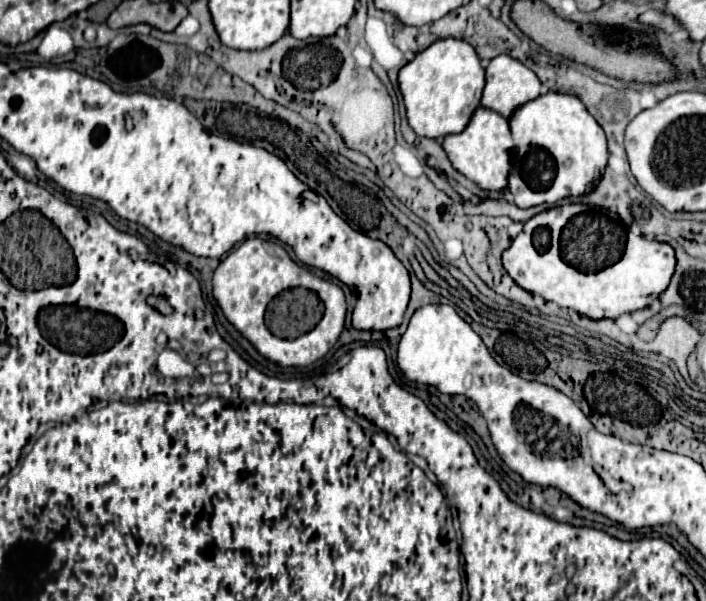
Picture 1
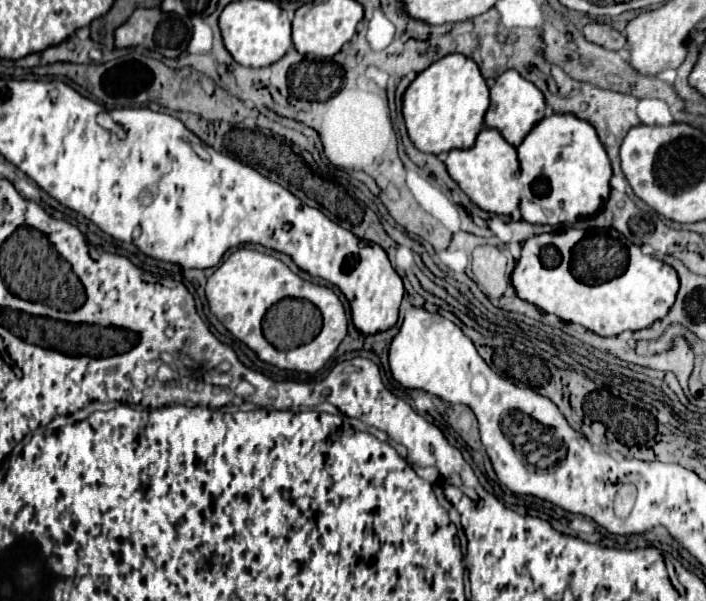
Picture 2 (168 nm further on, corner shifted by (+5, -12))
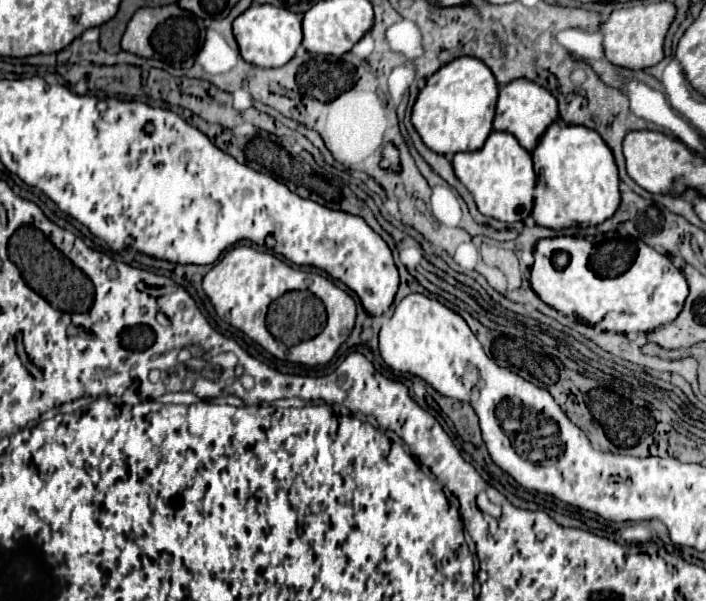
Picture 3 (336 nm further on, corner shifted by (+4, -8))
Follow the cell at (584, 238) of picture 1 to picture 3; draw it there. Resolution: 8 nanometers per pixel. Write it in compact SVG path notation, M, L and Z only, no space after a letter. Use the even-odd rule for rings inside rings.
M616 232L598 236L558 236L540 240L534 252L534 266L530 270L532 290L554 310L574 316L586 326L598 326L606 332L648 332L662 324L676 320L688 296L688 282L684 274L660 252L642 240L620 236Z

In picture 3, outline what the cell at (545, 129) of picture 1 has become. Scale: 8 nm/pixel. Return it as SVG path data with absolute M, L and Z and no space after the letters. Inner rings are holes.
M554 122L532 152L538 176L532 218L552 230L570 226L596 226L612 218L620 206L620 178L610 148L598 132L584 126L560 126Z

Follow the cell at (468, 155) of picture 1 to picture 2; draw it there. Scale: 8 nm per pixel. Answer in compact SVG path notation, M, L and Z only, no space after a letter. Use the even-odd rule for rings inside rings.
M483 128L471 148L451 150L445 160L449 176L479 208L493 214L511 214L519 206L519 162L515 146L503 140L495 128Z

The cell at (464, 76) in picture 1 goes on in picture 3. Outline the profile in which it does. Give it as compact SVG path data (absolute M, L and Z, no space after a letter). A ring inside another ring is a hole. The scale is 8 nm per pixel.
M462 56L448 62L426 80L414 108L412 124L424 144L436 154L456 154L480 150L492 132L492 120L498 100L498 82L492 70L476 58Z

